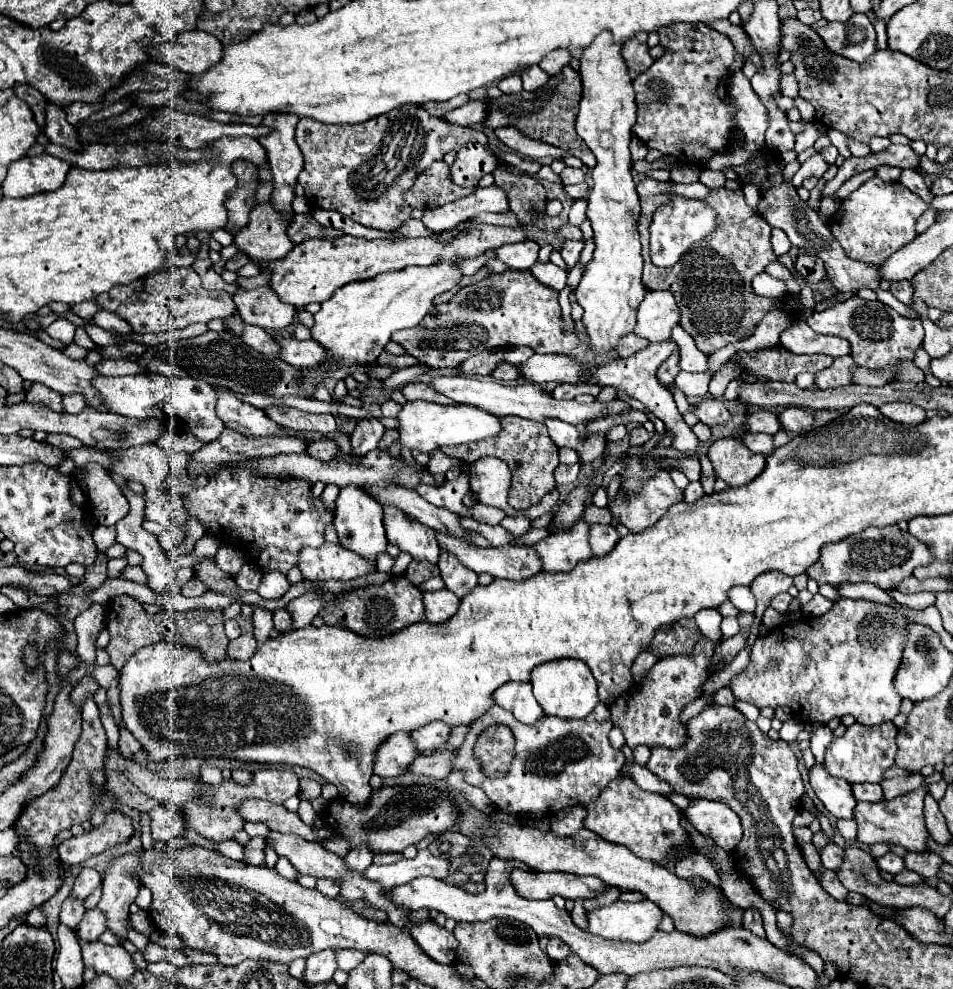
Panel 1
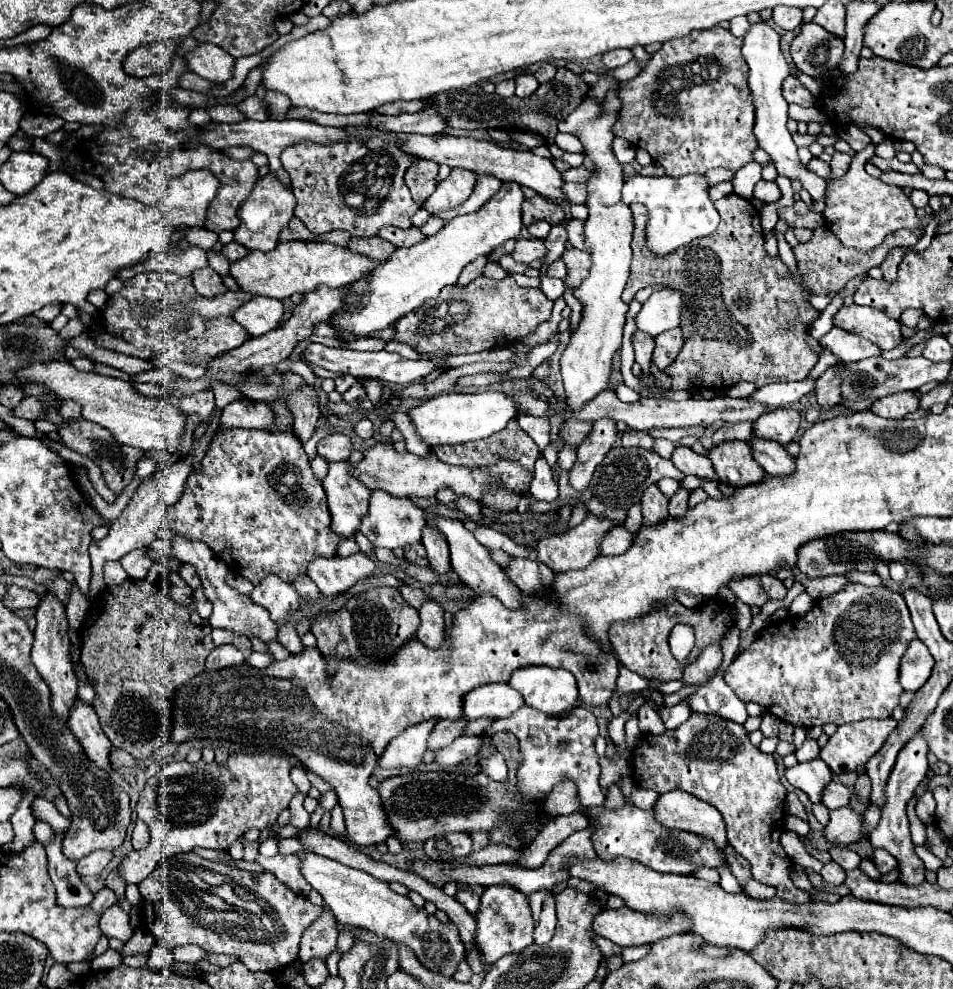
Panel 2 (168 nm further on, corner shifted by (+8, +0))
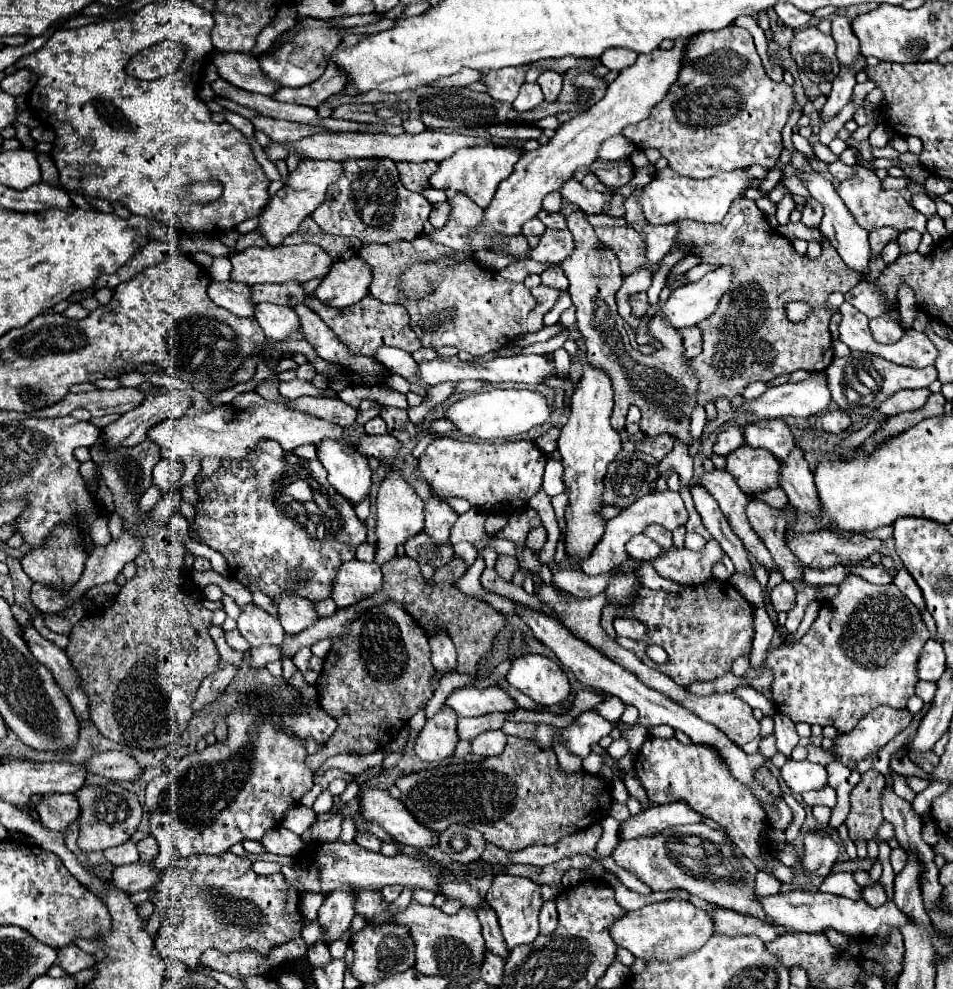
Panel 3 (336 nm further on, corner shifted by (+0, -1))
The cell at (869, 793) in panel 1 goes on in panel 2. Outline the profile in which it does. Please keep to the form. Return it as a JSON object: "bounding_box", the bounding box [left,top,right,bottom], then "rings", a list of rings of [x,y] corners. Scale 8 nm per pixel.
{"bounding_box":[822,782,852,810],"rings":[[[830,782],[830,784],[824,786],[824,790],[822,790],[822,804],[824,804],[828,810],[836,810],[836,808],[848,806],[850,798],[852,798],[850,788],[846,788],[846,786],[840,784],[840,782]]]}

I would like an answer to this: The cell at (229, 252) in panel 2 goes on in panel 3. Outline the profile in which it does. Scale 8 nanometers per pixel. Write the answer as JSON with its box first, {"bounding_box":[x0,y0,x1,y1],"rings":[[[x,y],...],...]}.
{"bounding_box":[236,231,266,251],"rings":[[[250,231],[246,235],[240,235],[238,243],[236,243],[236,251],[246,251],[248,247],[266,247],[266,239],[258,233],[258,231]]]}

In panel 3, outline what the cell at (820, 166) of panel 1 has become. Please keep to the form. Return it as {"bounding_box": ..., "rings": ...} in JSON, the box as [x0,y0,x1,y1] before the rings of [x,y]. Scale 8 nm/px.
{"bounding_box":[828,161,854,181],"rings":[[[834,161],[834,163],[828,165],[828,171],[830,171],[830,175],[832,175],[834,179],[842,181],[842,179],[848,179],[848,177],[854,173],[854,167],[844,165],[842,161]]]}

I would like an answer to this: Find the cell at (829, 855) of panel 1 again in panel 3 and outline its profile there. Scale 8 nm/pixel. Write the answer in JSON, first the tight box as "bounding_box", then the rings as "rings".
{"bounding_box":[820,873,860,899],"rings":[[[834,873],[828,875],[824,879],[824,883],[820,885],[820,891],[824,893],[832,893],[832,895],[842,895],[842,897],[850,897],[850,899],[860,899],[860,887],[854,881],[852,873]]]}

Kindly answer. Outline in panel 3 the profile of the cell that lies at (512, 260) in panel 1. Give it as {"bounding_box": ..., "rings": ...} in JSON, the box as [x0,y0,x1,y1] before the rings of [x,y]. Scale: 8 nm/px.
{"bounding_box":[530,229,574,263],"rings":[[[546,229],[546,233],[540,237],[538,247],[530,251],[530,259],[540,263],[562,263],[570,253],[574,251],[572,233],[568,229]]]}

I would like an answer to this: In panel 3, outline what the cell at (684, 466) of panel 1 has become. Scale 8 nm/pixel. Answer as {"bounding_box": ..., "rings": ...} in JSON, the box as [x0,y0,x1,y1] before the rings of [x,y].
{"bounding_box":[602,451,658,509],"rings":[[[620,451],[608,465],[604,477],[602,505],[624,509],[632,505],[640,495],[650,493],[650,485],[658,479],[658,461],[646,453]]]}

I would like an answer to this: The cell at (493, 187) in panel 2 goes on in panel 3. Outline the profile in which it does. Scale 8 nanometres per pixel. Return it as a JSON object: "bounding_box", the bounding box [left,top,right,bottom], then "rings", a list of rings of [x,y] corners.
{"bounding_box":[430,147,518,207],"rings":[[[472,147],[472,149],[460,149],[456,155],[444,159],[440,163],[440,169],[432,175],[430,185],[440,187],[450,195],[456,191],[464,191],[466,195],[472,197],[472,201],[478,207],[488,207],[498,185],[512,173],[514,165],[518,161],[518,151],[516,147]]]}

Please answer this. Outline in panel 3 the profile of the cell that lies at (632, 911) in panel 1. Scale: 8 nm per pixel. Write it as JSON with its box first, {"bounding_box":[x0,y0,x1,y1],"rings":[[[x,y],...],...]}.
{"bounding_box":[610,899,714,961],"rings":[[[670,899],[662,903],[646,905],[638,911],[626,913],[624,917],[616,919],[610,927],[610,935],[616,941],[618,947],[628,949],[634,957],[640,957],[644,961],[672,961],[676,957],[684,957],[698,947],[702,947],[710,935],[714,933],[714,923],[710,915],[698,907],[694,907],[690,901],[682,899]]]}

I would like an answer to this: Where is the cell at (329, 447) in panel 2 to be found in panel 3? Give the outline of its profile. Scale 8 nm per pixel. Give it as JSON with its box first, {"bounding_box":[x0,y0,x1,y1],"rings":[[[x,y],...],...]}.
{"bounding_box":[356,433,400,457],"rings":[[[390,433],[384,435],[360,435],[360,441],[356,443],[356,449],[362,451],[362,455],[368,457],[394,457],[400,449],[400,441],[396,437],[392,437]]]}

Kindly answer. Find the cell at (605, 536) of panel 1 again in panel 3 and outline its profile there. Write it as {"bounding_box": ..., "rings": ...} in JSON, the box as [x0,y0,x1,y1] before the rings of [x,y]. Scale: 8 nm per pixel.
{"bounding_box":[626,535,662,561],"rings":[[[636,535],[632,537],[628,543],[626,543],[626,551],[632,559],[642,559],[642,561],[648,561],[648,559],[654,559],[656,555],[662,553],[662,547],[656,545],[652,539],[648,539],[646,535]]]}

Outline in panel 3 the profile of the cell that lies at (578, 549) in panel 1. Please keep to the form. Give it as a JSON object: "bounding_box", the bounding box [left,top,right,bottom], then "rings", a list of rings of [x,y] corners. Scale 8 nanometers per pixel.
{"bounding_box":[578,491,688,575],"rings":[[[664,491],[664,493],[648,493],[644,495],[642,499],[638,499],[636,503],[632,503],[630,507],[624,507],[616,517],[608,519],[606,521],[606,531],[602,535],[602,539],[594,545],[592,553],[588,553],[584,559],[578,561],[580,569],[586,573],[586,575],[600,575],[600,573],[606,573],[610,571],[612,567],[620,565],[624,559],[628,559],[628,553],[624,549],[624,545],[628,543],[630,537],[638,535],[644,531],[646,525],[652,525],[652,523],[658,523],[658,525],[664,525],[664,527],[680,527],[688,521],[688,513],[686,513],[686,507],[684,507],[684,501],[680,497],[678,491]]]}

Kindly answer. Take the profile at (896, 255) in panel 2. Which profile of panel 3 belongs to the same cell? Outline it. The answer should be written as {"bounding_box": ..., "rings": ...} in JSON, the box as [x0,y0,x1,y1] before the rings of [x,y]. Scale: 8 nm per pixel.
{"bounding_box":[898,231,922,255],"rings":[[[902,231],[900,237],[898,237],[898,245],[900,245],[900,255],[906,255],[906,253],[914,253],[918,251],[918,245],[920,245],[920,239],[922,235],[918,231]]]}

